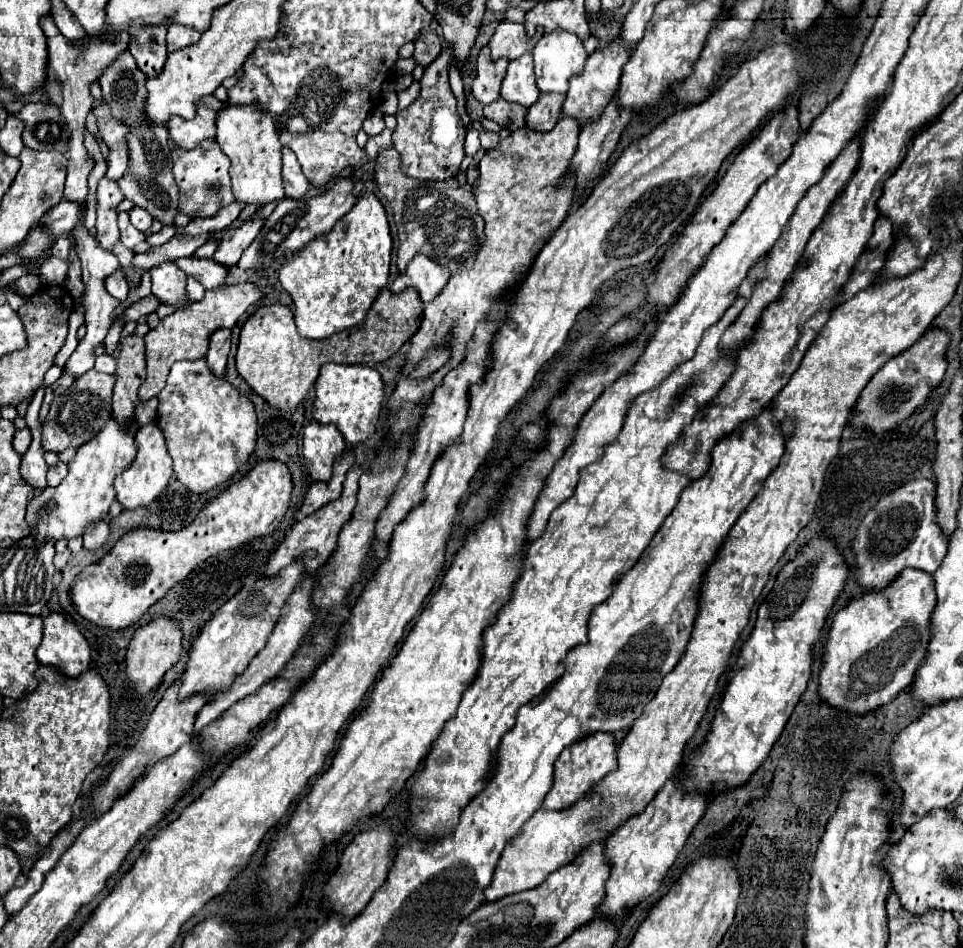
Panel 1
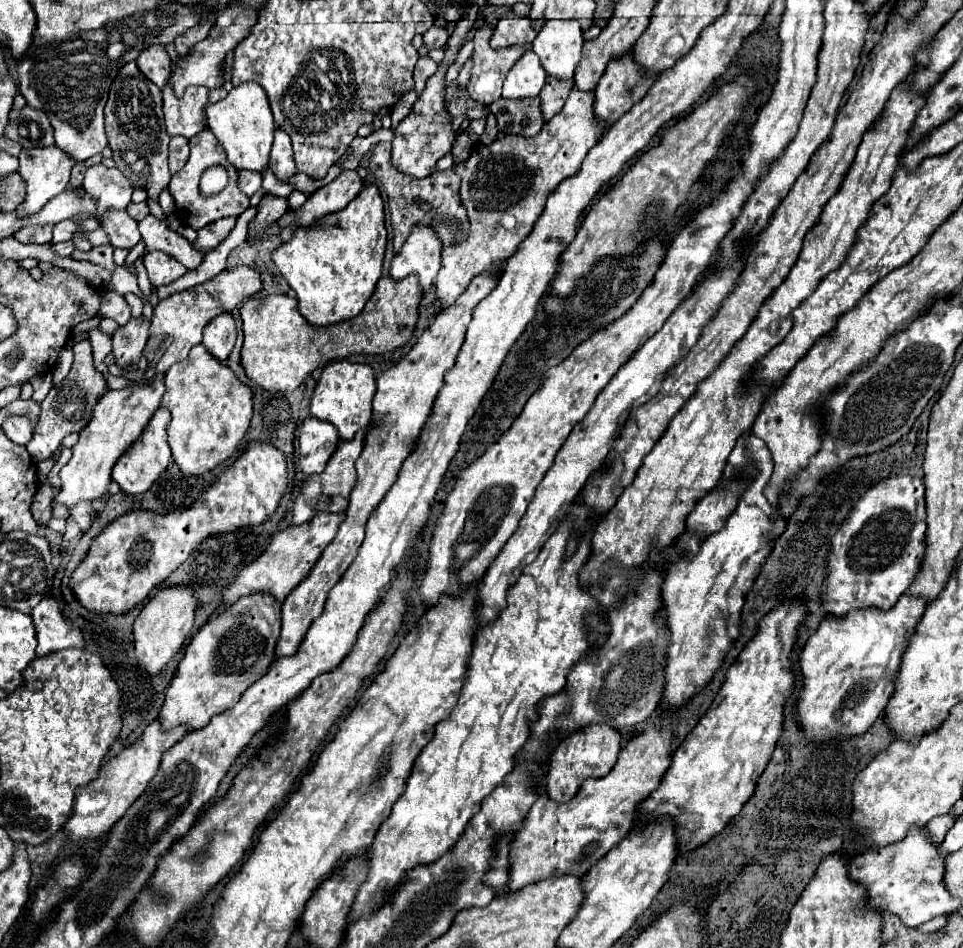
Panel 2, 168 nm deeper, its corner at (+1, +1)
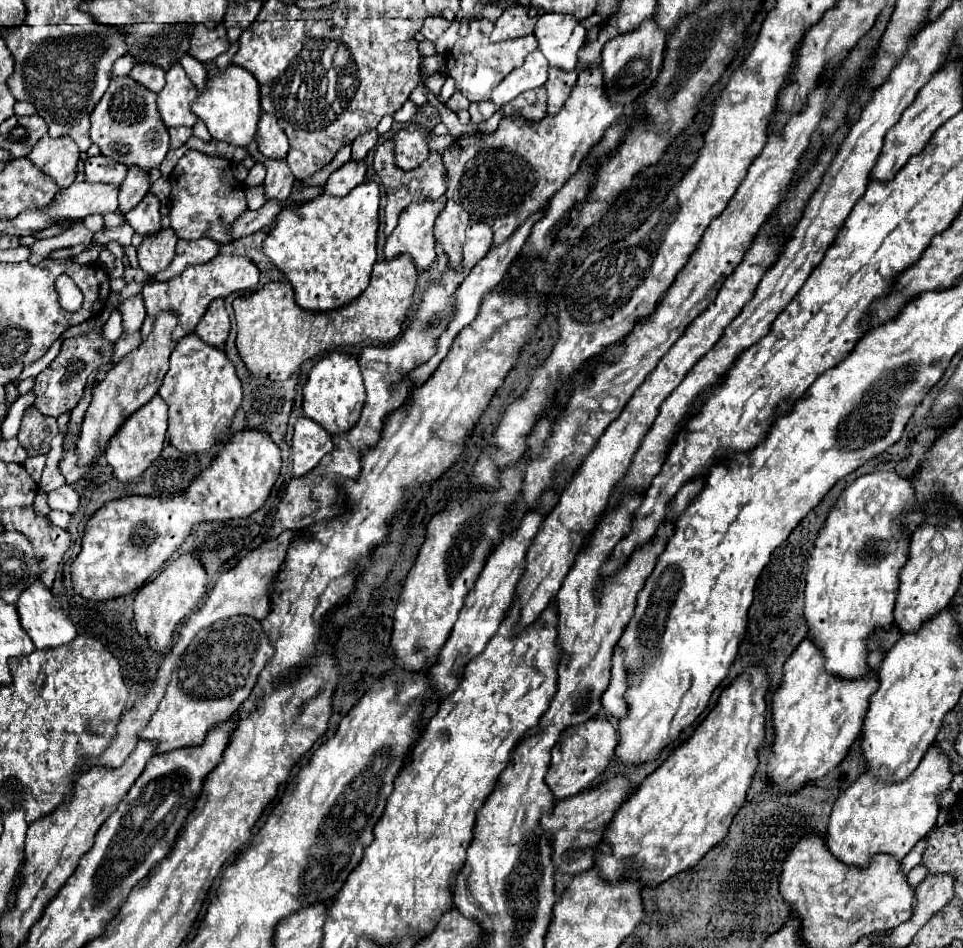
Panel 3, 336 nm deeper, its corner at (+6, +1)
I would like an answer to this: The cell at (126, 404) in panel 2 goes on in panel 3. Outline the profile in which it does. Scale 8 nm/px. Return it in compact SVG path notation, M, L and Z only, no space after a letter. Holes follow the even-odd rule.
M161 313L155 321L151 337L147 337L147 341L141 341L141 345L135 351L127 353L119 363L115 363L113 369L107 373L107 377L93 389L93 401L85 413L75 449L77 465L95 467L99 457L105 455L105 449L113 439L113 435L121 429L123 421L127 421L127 417L131 417L139 407L143 407L157 395L161 381L169 369L169 355L175 349L175 343L171 341L175 325L177 325L175 313Z

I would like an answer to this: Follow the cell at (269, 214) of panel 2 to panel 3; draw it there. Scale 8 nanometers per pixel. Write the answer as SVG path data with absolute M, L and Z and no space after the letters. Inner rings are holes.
M265 161L265 167L267 167L267 177L263 181L263 189L265 189L267 201L271 199L287 201L293 193L293 181L295 181L295 177L291 177L287 163L285 161Z

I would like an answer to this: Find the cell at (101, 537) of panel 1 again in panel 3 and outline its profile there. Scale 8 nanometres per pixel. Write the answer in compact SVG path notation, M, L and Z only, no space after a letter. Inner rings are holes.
M63 485L49 493L49 507L57 511L67 511L73 515L79 507L79 495L71 485Z

